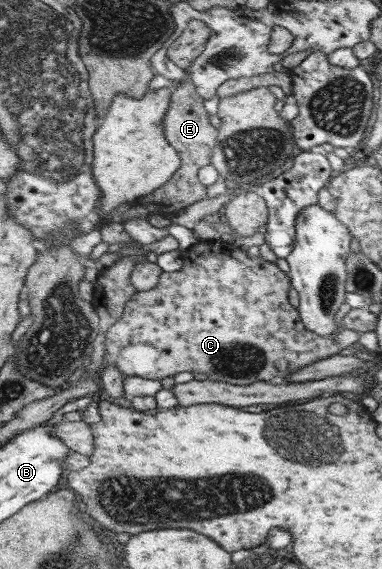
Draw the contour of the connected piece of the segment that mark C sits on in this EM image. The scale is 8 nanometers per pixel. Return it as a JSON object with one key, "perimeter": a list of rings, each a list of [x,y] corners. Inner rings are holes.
{"perimeter":[[[201,240],[198,244],[192,246],[191,249],[183,251],[183,256],[185,263],[183,268],[175,272],[164,271],[160,279],[161,284],[154,290],[147,292],[137,291],[136,296],[126,305],[123,318],[116,325],[111,326],[109,332],[107,332],[105,366],[119,367],[119,371],[123,372],[125,378],[133,375],[159,381],[161,378],[167,378],[167,376],[175,376],[177,372],[203,372],[207,374],[208,378],[214,381],[247,386],[259,381],[276,382],[285,380],[291,373],[295,373],[295,371],[309,364],[314,364],[319,360],[339,355],[339,352],[345,350],[345,348],[357,348],[357,340],[361,338],[362,332],[351,329],[340,329],[338,334],[320,337],[317,333],[307,330],[300,316],[300,311],[297,307],[293,306],[290,300],[290,292],[292,290],[291,278],[277,264],[267,262],[265,258],[249,256],[247,252],[239,250],[233,245],[227,245],[222,241],[204,242]]]}

